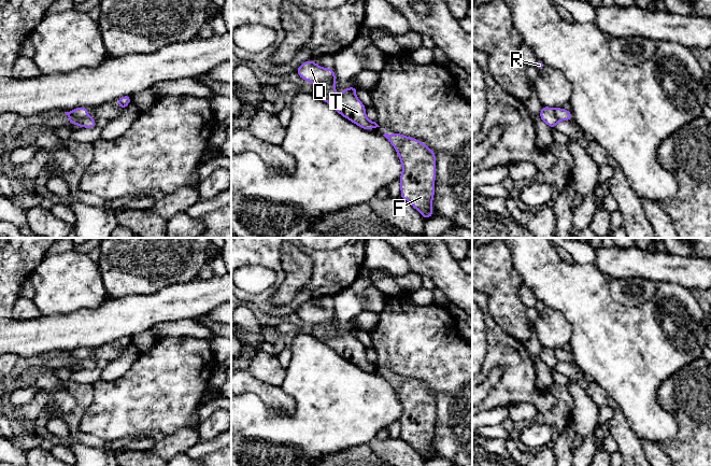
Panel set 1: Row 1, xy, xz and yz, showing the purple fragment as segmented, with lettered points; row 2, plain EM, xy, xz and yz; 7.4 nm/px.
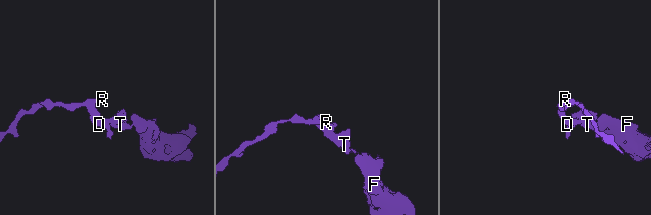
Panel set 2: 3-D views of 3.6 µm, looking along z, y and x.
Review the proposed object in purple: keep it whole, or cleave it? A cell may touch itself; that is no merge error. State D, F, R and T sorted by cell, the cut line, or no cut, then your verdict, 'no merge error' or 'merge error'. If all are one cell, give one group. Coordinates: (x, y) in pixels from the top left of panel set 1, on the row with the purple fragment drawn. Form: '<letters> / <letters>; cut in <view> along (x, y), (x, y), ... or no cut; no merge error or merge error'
D R / F T; cut in xz along (314, 82), (335, 84); merge error

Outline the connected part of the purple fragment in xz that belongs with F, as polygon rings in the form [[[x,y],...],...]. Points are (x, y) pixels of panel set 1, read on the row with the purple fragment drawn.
[[[397,132],[392,136],[383,135],[396,150],[402,166],[400,180],[400,197],[407,200],[417,210],[424,218],[432,217],[432,199],[435,196],[435,180],[436,180],[436,154],[425,143],[417,139],[407,137]]]

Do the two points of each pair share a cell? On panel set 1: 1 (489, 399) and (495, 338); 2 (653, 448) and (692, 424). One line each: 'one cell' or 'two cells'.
1: one cell
2: two cells

